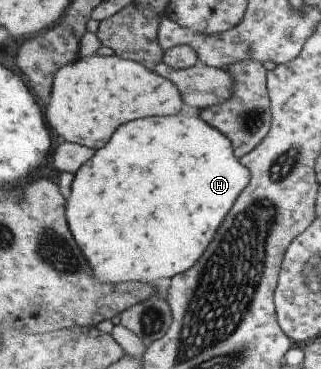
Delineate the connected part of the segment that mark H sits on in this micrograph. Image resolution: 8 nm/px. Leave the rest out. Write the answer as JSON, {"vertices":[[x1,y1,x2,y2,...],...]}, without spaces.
{"vertices":[[189,109,180,112,176,117,152,117,152,119,138,119,138,121,126,123,124,127,120,127,120,131,116,131,116,135,112,135,112,139,108,141,108,147,102,147,97,151,96,157,74,174,72,186,67,193,67,220,80,249,84,255,88,255,87,260,93,275,104,284,135,282,150,284,164,277,172,279,175,275,187,272,204,255,204,251,216,237,220,225,223,225,227,215,239,201,240,195,251,182,250,168,238,159,232,140,224,132,204,121,195,111]]}

